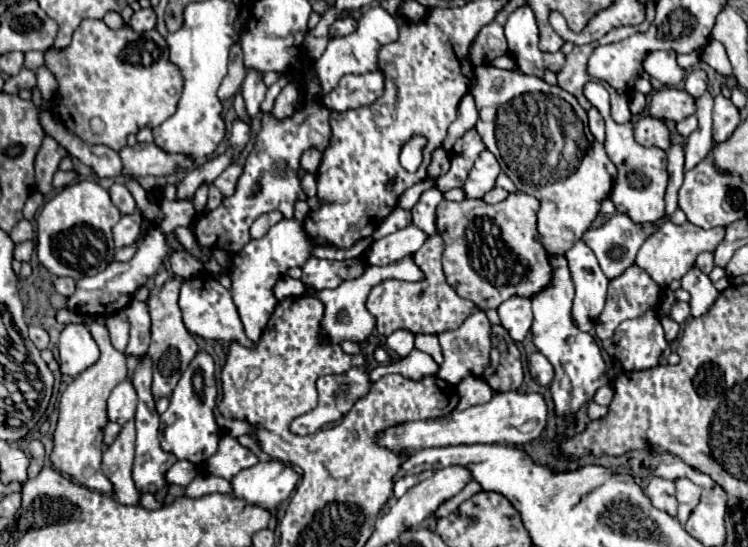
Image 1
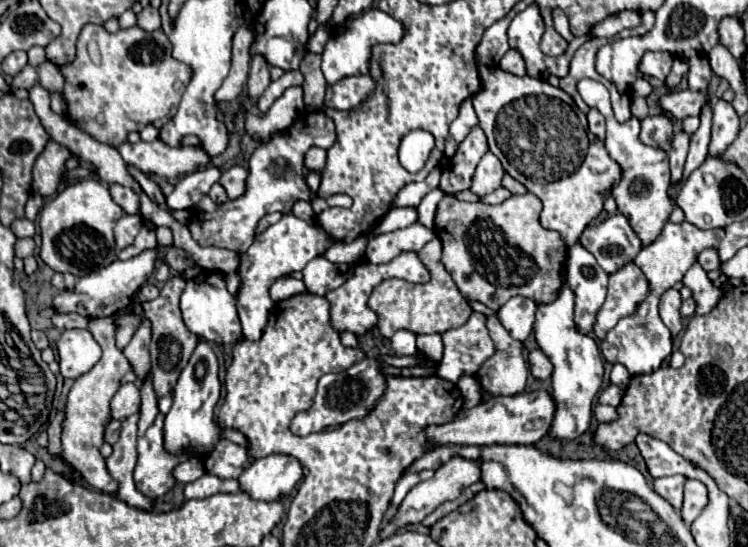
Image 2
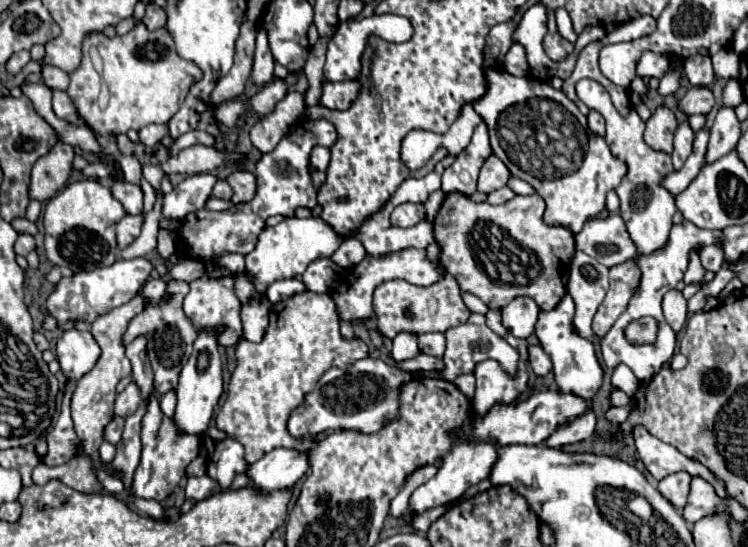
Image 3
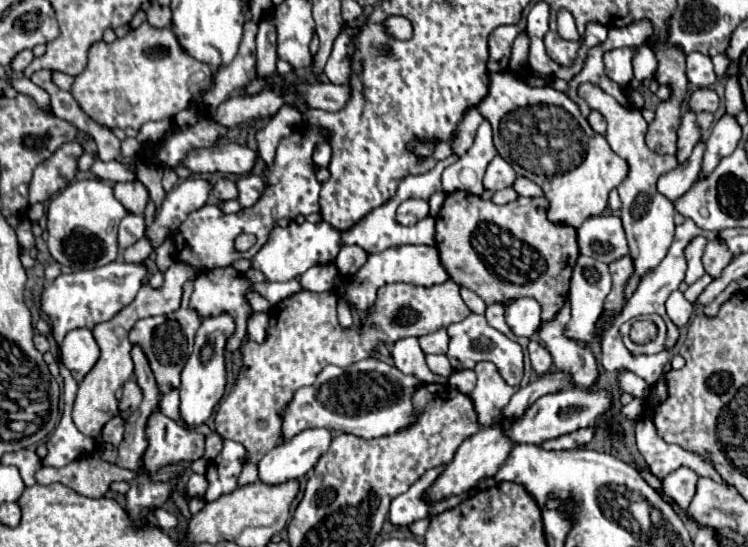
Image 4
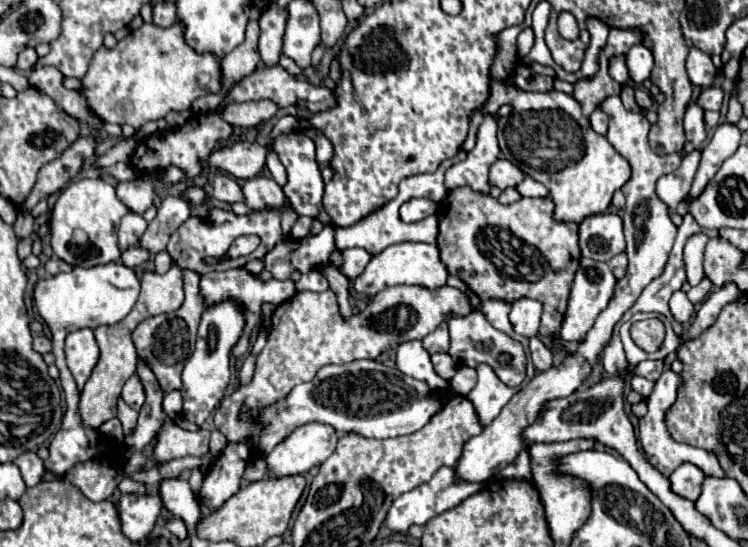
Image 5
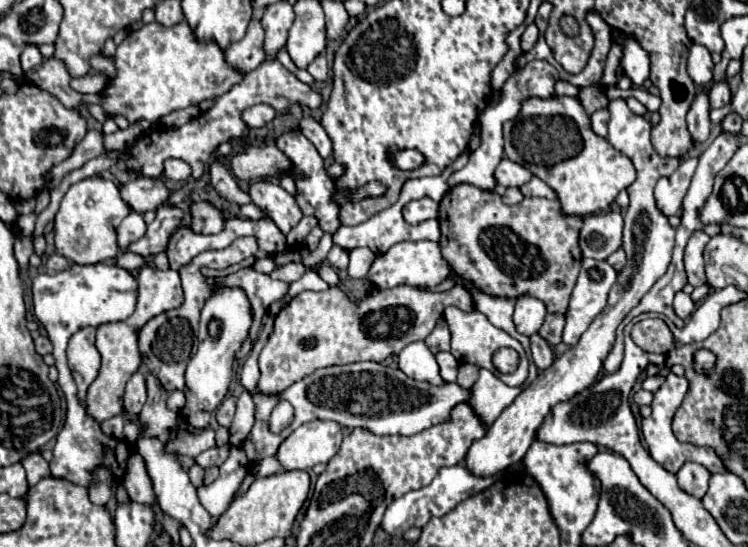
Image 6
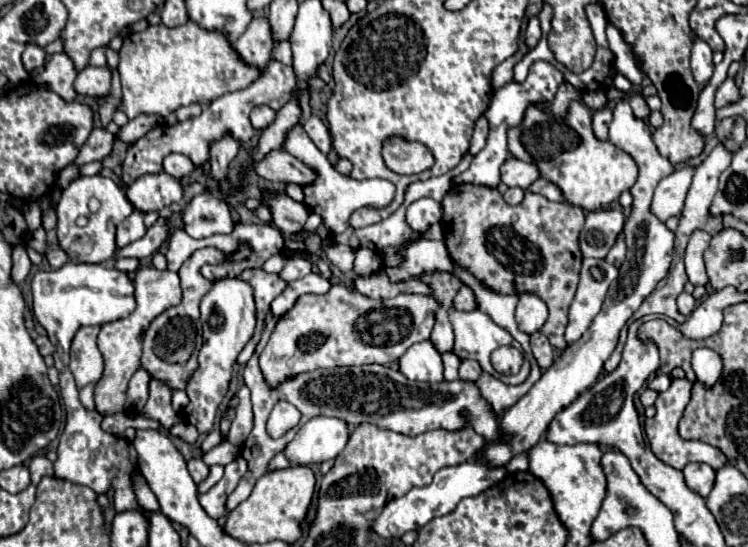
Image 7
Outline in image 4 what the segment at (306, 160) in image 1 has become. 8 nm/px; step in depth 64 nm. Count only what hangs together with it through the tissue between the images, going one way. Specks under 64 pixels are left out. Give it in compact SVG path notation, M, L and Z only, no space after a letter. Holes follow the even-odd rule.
M328 142L316 144L316 150L314 150L314 164L320 166L320 168L322 168L322 166L328 166L330 158L332 158L332 148L330 148L330 144L328 144Z

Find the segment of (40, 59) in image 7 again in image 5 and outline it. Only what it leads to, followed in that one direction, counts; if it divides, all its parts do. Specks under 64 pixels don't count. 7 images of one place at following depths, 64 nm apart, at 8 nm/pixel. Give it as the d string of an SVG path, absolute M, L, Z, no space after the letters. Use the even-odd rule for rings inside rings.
M26 48L20 52L18 56L18 64L16 64L16 70L32 70L34 64L38 62L38 54L34 48Z

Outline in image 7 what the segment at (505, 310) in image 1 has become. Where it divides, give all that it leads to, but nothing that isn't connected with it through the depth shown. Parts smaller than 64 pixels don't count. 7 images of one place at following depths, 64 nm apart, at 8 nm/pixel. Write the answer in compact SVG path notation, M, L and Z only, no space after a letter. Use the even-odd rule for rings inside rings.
M520 294L520 302L516 308L518 328L526 334L538 332L548 318L548 306L536 294Z

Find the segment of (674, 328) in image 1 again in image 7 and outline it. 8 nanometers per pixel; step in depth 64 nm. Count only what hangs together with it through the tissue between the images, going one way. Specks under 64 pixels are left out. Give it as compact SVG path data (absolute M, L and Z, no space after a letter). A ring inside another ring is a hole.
M682 292L682 294L678 296L678 310L680 310L684 316L688 316L688 314L694 310L694 306L696 306L696 300L694 300L692 294Z

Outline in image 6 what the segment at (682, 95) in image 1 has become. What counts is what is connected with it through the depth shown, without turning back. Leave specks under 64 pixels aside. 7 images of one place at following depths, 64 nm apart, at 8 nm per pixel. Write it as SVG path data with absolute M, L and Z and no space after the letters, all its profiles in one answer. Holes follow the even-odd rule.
M726 80L710 86L710 106L712 108L722 108L730 100L732 100L732 94L730 94L730 84Z

